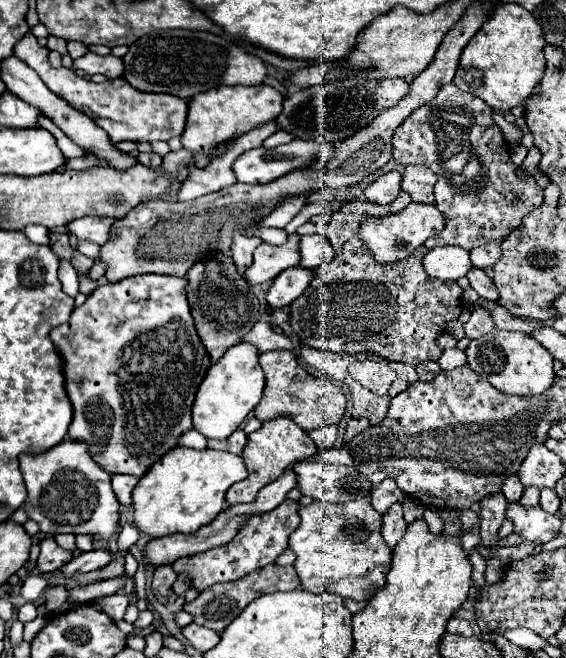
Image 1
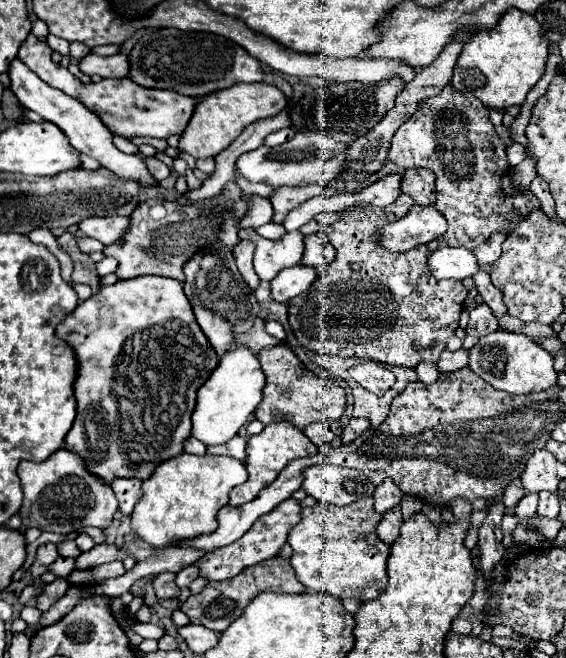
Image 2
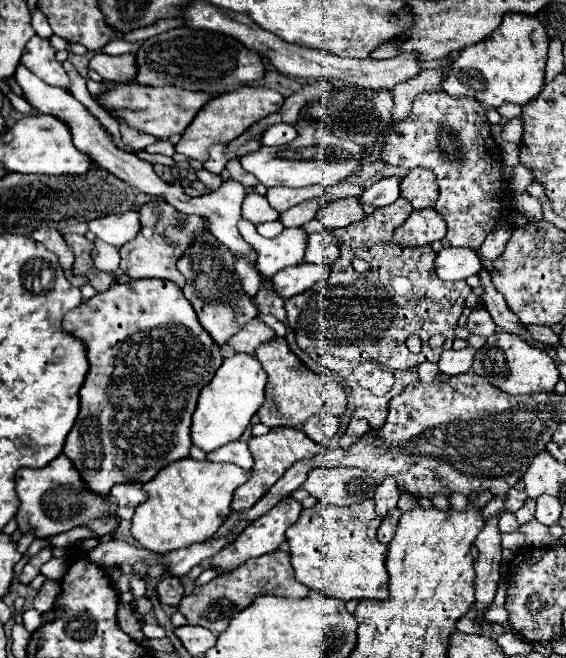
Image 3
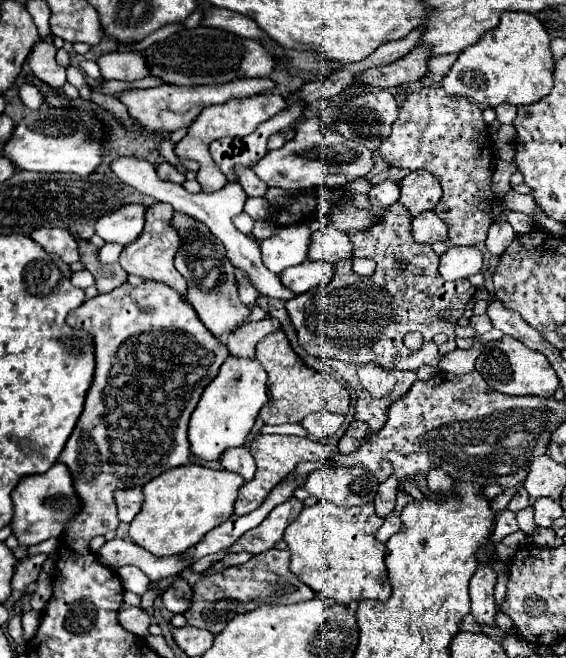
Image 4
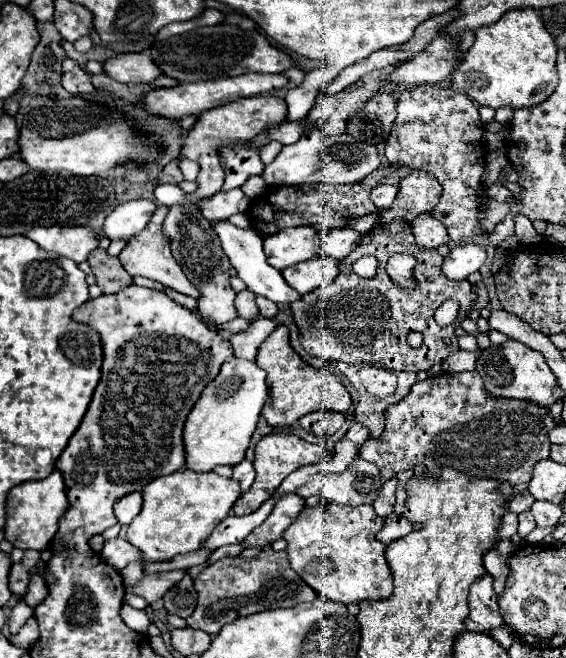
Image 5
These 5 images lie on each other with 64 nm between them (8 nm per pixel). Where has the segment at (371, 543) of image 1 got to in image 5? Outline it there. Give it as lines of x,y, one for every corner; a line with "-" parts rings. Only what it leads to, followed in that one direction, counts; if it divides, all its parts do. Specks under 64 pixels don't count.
322,502
316,508
306,506
284,532
290,566
320,596
346,606
362,600
388,598
394,588
392,574
384,558
386,546
376,540
382,524
384,518
376,516
374,508
368,504
338,506

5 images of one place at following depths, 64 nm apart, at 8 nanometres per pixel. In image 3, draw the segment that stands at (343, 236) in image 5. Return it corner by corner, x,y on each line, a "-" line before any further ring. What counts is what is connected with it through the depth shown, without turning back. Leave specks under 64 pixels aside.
322,230
322,232
308,236
308,248
304,254
306,262
330,266
332,262
336,262
338,256
340,256
340,250
338,250
336,238
330,234
330,230

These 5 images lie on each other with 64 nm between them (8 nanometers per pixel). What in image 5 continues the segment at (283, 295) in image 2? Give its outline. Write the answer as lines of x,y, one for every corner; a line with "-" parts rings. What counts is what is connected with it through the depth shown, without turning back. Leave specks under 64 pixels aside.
314,256
282,270
282,276
296,292
306,294
334,282
338,276
338,260
328,256

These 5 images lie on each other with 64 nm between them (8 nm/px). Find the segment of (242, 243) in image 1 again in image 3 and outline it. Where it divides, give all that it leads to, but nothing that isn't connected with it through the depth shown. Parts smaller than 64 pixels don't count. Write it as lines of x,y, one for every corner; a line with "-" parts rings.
236,258
236,272
238,272
238,276
240,276
240,280
242,280
242,286
244,286
244,290
246,290
246,294
250,294
252,298
254,298
254,294
258,292
258,288
260,288
260,282
262,282
262,278
260,278
260,274
254,270
254,266
246,260
246,258

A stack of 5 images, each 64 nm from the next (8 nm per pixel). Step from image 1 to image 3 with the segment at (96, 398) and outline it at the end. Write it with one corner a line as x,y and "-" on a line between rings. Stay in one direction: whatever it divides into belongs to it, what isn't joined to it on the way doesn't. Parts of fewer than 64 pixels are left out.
142,278
142,280
130,280
124,284
114,284
112,288
108,288
106,292
98,292
94,298
82,302
78,308
70,310
64,320
62,320
62,328
80,338
82,344
86,344
86,356
88,356
88,378
84,380
82,388
80,388
80,414
76,418
76,424
72,428
72,432
66,438
64,444
64,454
74,462
74,466
80,470
82,480
88,484
90,490
100,492
100,494
108,494
110,488
114,484
120,482
148,482
156,476
156,472
164,466
168,466
174,460
186,458
188,450
192,446
190,440
190,424
192,424
192,414
196,410
196,400
200,390
212,380
212,376
216,374
216,370
222,364
222,354
220,348
212,342
212,338
208,338
208,332
204,332
204,328
200,326
194,308
190,306
190,302
184,298
182,290
168,282
168,280
160,280
160,278

